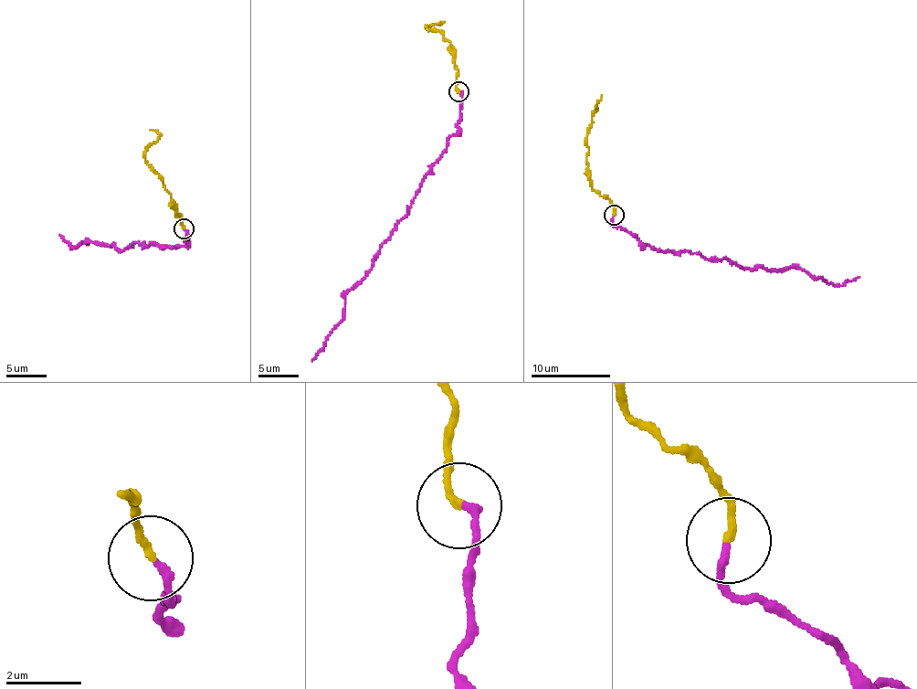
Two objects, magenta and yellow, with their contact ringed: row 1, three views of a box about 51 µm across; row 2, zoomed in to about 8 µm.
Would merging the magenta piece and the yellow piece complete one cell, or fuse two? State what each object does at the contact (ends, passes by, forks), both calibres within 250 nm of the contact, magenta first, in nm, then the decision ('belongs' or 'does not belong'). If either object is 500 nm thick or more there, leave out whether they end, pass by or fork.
magenta ends there; yellow ends there; 190 nm thick on the magenta side, 180 nm on the other; does not belong

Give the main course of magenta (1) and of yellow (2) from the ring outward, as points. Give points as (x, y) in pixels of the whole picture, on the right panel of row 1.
1: (613, 215), (615, 227), (625, 229), (643, 247), (723, 259), (748, 269), (804, 269), (835, 284), (859, 277)
2: (613, 215), (611, 202), (592, 187), (586, 160), (592, 117), (601, 95)

